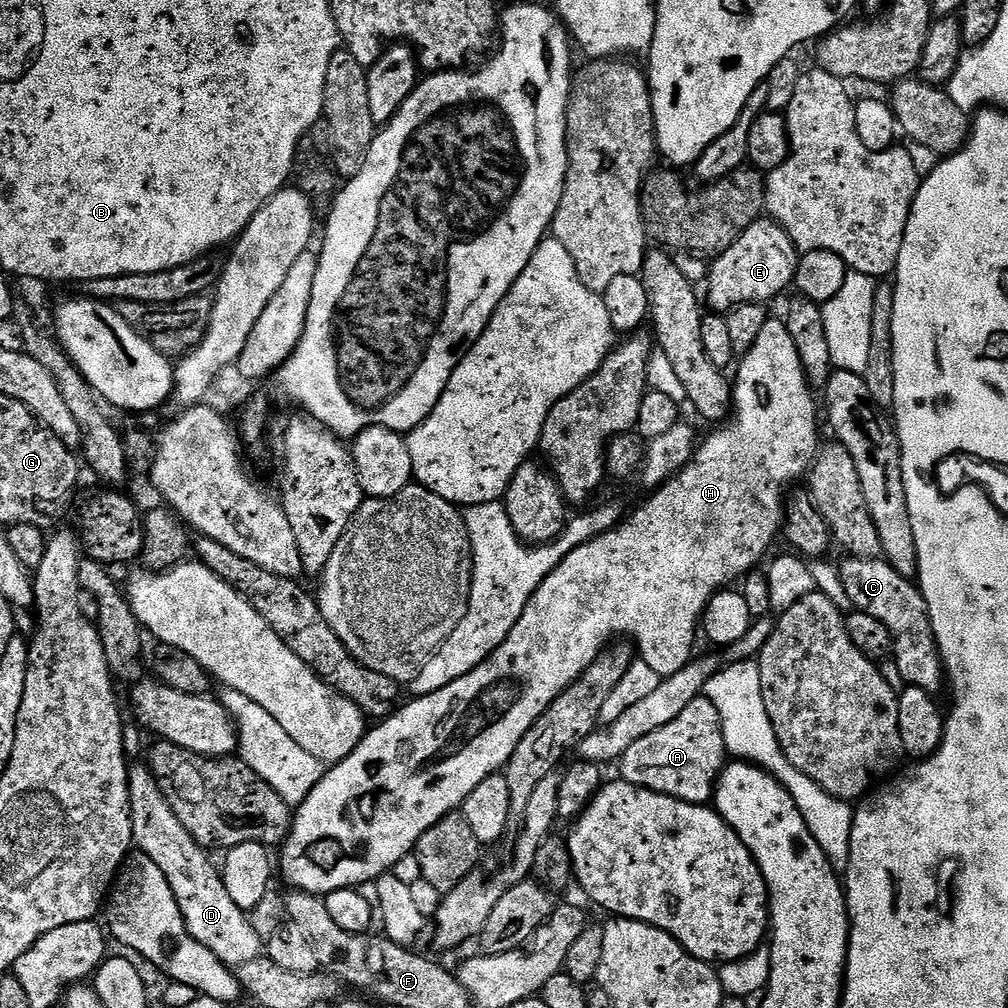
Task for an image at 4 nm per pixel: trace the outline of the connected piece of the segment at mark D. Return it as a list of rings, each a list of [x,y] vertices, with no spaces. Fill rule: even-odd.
[[[140,762],[140,764],[133,763],[131,765],[128,774],[128,805],[132,815],[132,839],[135,847],[146,853],[158,865],[158,870],[162,870],[162,874],[166,874],[166,882],[170,882],[170,890],[174,890],[178,910],[182,910],[186,930],[190,930],[193,938],[202,942],[202,946],[206,946],[223,964],[229,966],[239,966],[261,956],[262,936],[256,933],[255,926],[248,921],[249,913],[234,906],[230,894],[226,894],[221,869],[217,865],[215,868],[208,861],[209,853],[197,844],[195,838],[186,830],[186,826],[182,826],[182,822],[178,822],[174,810],[166,802],[155,778],[148,771],[147,763]]]

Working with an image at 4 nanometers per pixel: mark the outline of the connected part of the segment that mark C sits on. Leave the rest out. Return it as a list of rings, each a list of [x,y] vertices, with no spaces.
[[[853,556],[844,558],[842,562],[839,561],[838,567],[842,585],[850,596],[852,608],[857,612],[874,614],[874,618],[878,618],[878,622],[885,623],[886,630],[890,630],[892,635],[892,656],[895,664],[898,666],[898,670],[902,674],[905,685],[921,688],[933,694],[939,693],[940,683],[942,685],[945,683],[946,673],[944,664],[940,661],[940,651],[934,638],[928,607],[919,587],[909,577],[898,574],[898,570],[891,568],[887,560],[883,558],[871,560],[870,558]]]

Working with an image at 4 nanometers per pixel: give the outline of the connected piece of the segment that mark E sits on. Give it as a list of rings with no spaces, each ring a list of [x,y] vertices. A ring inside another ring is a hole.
[[[761,218],[756,220],[721,256],[711,261],[706,277],[708,284],[707,307],[713,312],[728,313],[740,304],[769,302],[779,292],[784,292],[793,283],[796,267],[799,266],[801,253],[796,243],[786,234],[777,220]]]

